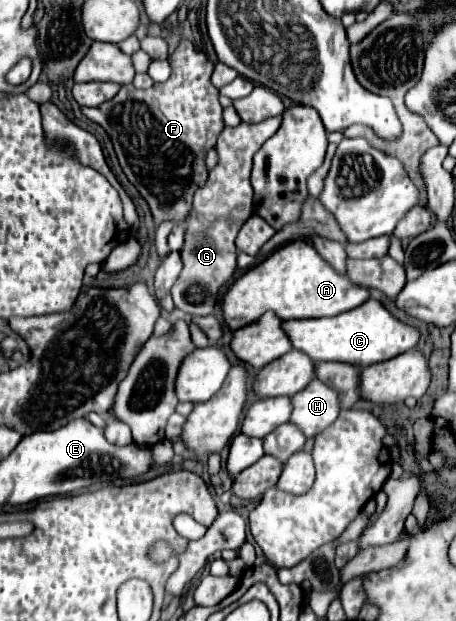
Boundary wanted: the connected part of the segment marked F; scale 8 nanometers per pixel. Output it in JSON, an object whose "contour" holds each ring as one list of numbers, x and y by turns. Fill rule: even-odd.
{"contour":[[180,38,174,54,170,54,170,66,172,76,162,84,148,90,136,90,128,84,98,108,82,108,86,118,110,134,118,162,148,202,156,226,166,220,186,224,192,212,192,196,208,180,204,158,224,130,218,90,210,82,214,64,202,52,196,52,190,40]]}

